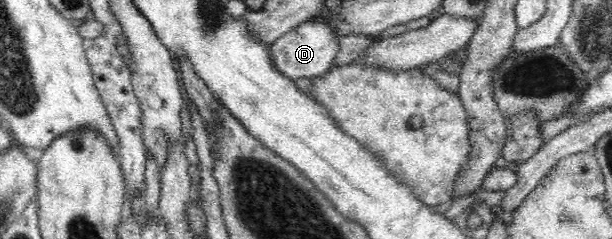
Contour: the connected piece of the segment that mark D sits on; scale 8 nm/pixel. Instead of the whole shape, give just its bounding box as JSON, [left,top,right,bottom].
[270,16,339,80]

